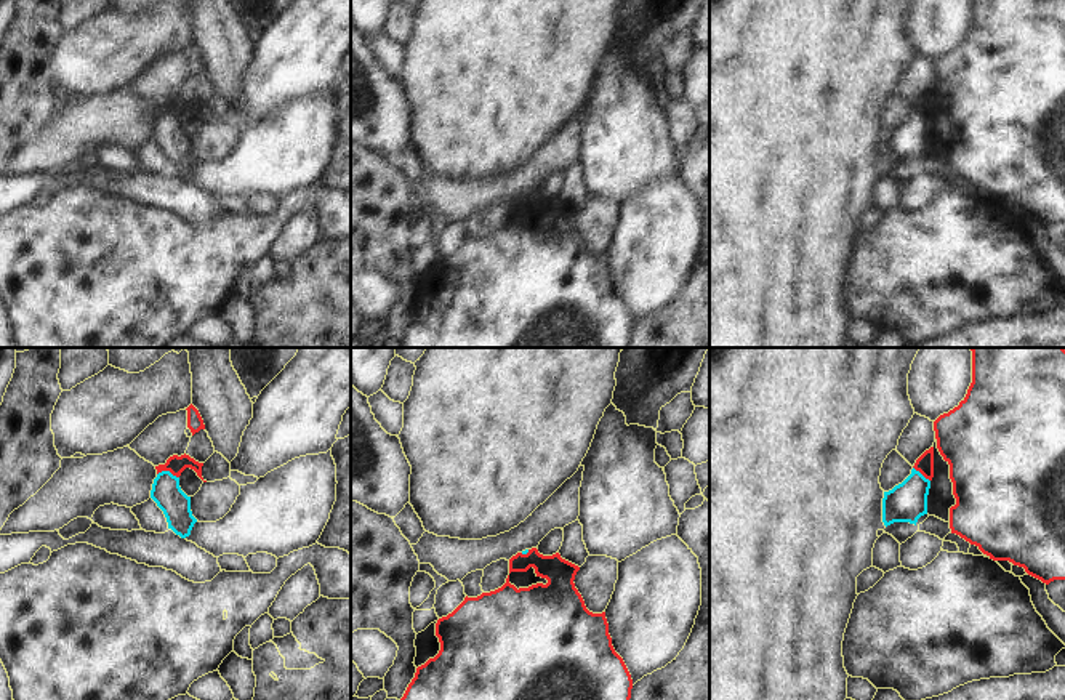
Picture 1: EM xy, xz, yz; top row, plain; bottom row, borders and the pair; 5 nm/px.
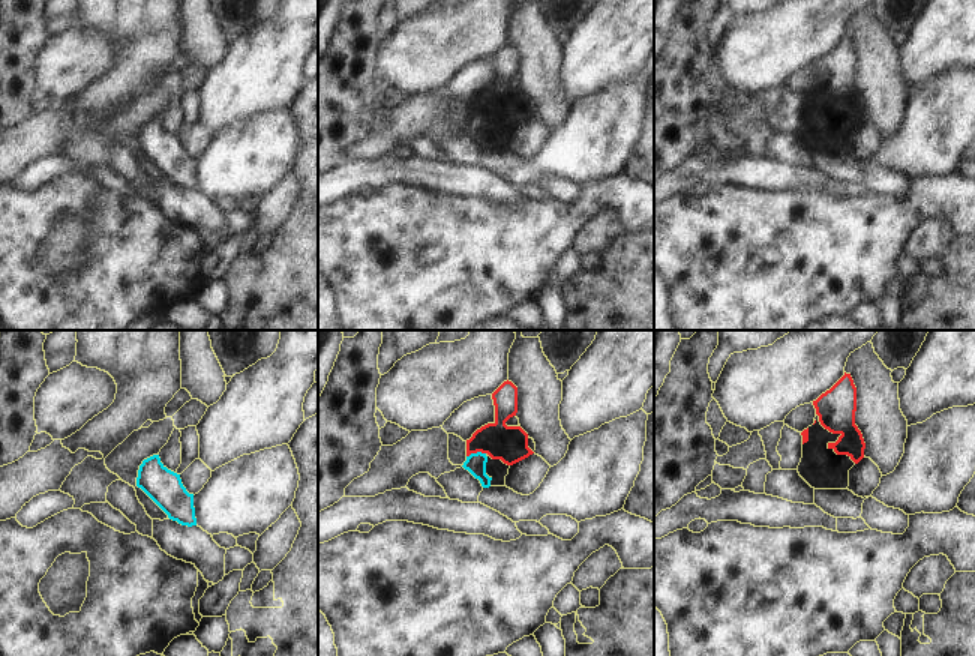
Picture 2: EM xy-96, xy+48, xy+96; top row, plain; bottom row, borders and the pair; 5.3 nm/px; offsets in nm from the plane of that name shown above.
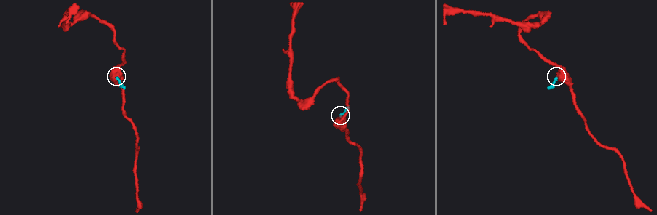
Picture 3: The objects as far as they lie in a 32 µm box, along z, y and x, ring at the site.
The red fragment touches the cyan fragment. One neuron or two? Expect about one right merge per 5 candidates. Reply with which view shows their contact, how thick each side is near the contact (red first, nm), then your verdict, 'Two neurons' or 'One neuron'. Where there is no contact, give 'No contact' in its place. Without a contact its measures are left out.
Touches red in xy. Thickness 90 nm (red) against 150 nm. Two neurons

